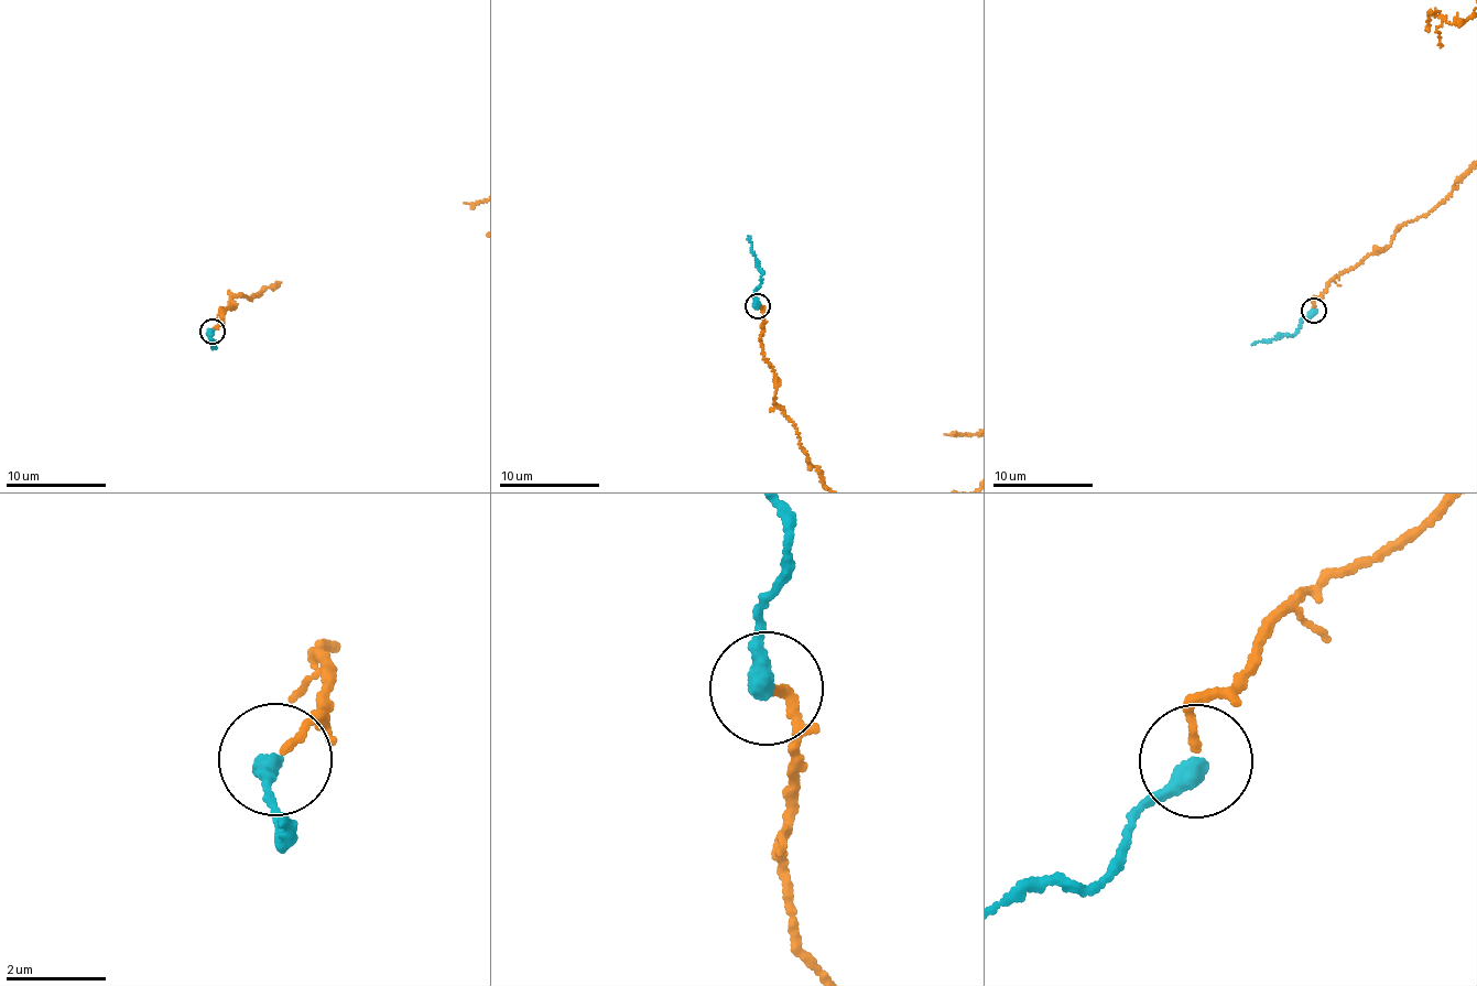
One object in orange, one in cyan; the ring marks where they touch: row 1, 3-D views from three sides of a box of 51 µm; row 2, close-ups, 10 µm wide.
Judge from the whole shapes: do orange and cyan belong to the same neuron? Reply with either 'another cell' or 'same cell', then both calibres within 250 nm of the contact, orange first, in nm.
same cell; 140 nm thick on the orange side, 400 nm on the other

